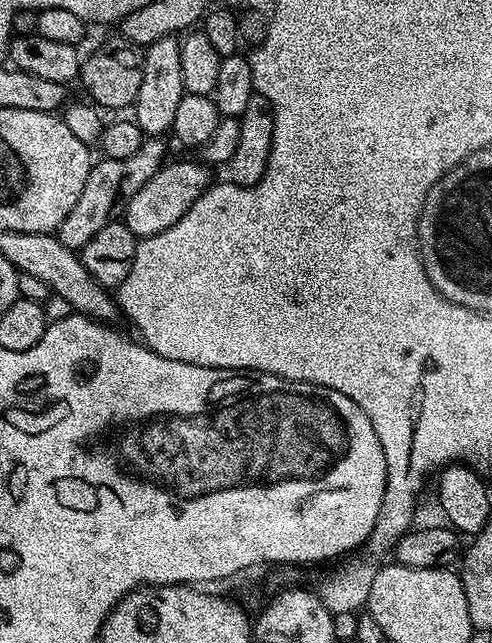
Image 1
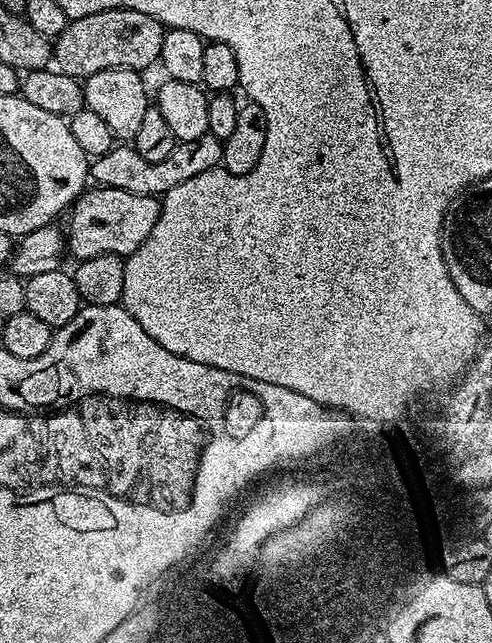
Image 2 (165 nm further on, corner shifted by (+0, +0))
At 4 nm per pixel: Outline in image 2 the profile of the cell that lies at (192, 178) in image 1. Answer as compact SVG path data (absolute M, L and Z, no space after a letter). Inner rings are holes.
M103 186L89 187L80 193L67 213L68 252L76 255L77 261L94 258L98 254L114 254L126 258L134 250L138 250L138 246L146 242L146 238L150 238L150 230L154 230L154 222L158 222L159 213L160 200L155 196L130 194L130 190Z

